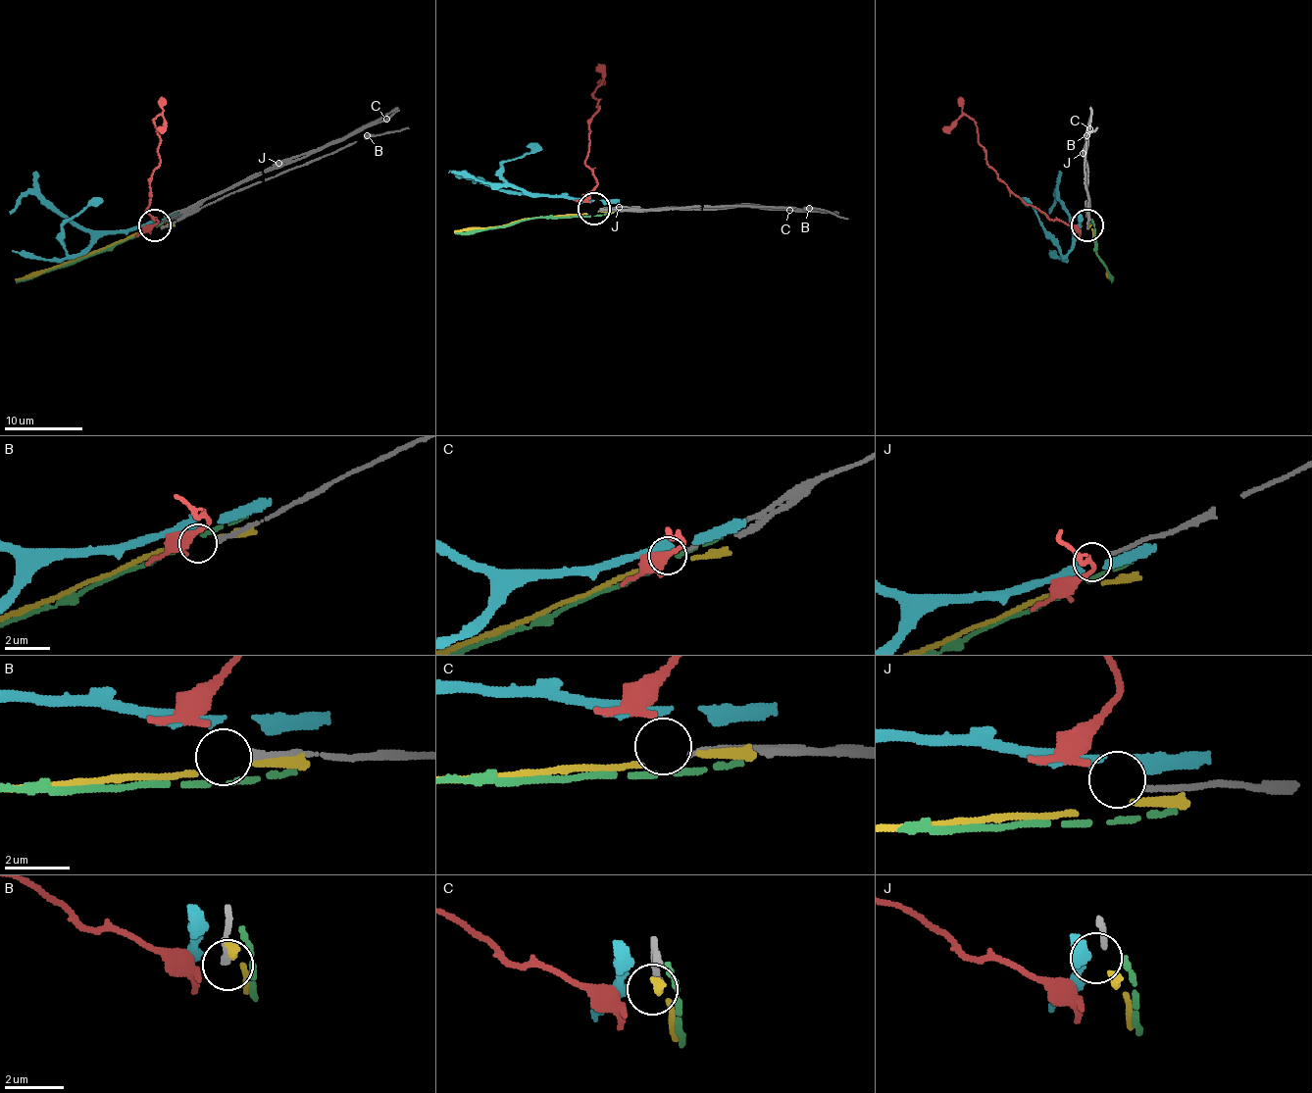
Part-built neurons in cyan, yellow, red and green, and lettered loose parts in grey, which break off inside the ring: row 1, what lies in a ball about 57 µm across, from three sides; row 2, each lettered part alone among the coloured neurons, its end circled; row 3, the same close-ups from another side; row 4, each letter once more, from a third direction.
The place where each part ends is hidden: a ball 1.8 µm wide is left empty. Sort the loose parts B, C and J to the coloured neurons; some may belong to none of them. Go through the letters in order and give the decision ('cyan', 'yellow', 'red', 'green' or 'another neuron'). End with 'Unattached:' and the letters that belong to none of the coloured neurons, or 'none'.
B: another neuron
C: another neuron
J: another neuron
Unattached: B, C, J

